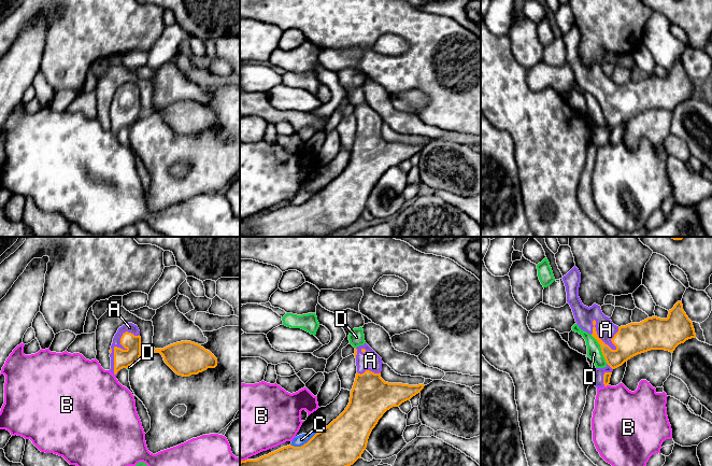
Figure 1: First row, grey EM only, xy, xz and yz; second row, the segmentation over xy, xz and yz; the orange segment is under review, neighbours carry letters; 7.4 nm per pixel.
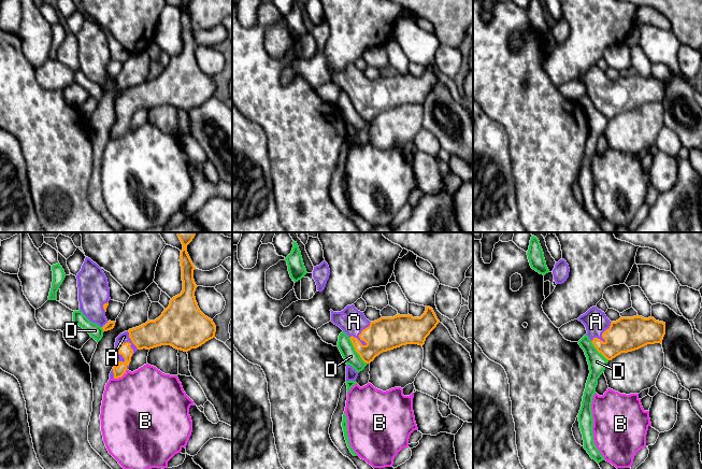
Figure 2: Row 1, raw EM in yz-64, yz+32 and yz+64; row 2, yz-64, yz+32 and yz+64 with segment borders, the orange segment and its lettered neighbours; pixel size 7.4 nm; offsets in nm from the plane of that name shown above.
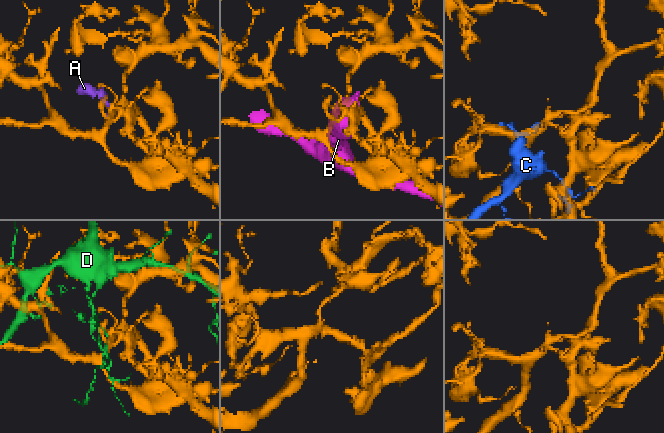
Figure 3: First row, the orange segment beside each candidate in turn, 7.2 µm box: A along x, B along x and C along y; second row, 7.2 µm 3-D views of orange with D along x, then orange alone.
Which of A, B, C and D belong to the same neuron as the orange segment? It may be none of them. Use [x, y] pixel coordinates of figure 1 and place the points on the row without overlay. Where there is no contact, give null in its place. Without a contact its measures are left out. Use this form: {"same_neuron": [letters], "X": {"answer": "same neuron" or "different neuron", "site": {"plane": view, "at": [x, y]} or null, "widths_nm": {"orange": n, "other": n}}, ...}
{"same_neuron": ["A"], "A": {"answer": "same neuron", "site": {"plane": "xy", "at": [119, 107]}, "widths_nm": {"orange": 140, "other": 70}}, "B": {"answer": "different neuron", "site": {"plane": "yz", "at": [606, 144]}, "widths_nm": {"orange": 60, "other": 400}}, "C": {"answer": "different neuron", "site": {"plane": "xz", "at": [304, 202]}, "widths_nm": {"orange": 340, "other": 80}}, "D": {"answer": "different neuron", "site": {"plane": "yz", "at": [601, 108]}, "widths_nm": {"orange": 240, "other": 110}}}

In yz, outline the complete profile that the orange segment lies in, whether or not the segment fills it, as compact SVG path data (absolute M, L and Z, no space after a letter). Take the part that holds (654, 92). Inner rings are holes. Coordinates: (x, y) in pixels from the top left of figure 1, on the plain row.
M575 25L563 36L563 40L576 83L598 100L607 121L604 127L594 129L592 142L597 147L609 144L612 130L631 116L651 109L673 112L679 103L696 97L682 60L669 69L667 77L652 75L618 86L602 72L600 65L594 62L588 67L582 62L579 56L581 32Z

